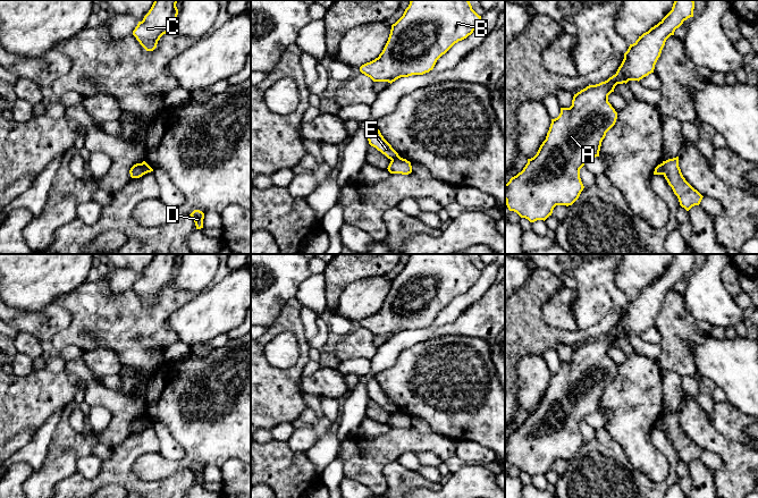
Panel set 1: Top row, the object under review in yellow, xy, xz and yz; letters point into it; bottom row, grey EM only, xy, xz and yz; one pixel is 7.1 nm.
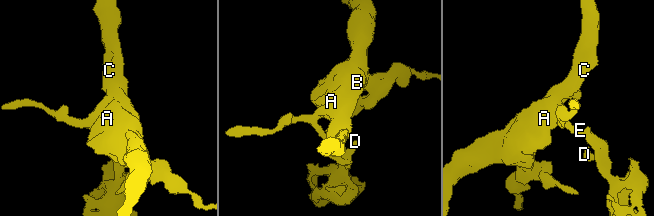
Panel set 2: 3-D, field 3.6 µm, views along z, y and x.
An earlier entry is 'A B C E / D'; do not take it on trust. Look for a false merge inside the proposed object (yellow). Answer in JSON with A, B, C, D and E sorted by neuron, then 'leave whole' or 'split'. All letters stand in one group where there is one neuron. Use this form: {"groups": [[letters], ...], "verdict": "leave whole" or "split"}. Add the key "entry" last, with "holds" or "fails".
{"groups": [["A", "B", "C", "E"], ["D"]], "verdict": "split", "entry": "holds"}

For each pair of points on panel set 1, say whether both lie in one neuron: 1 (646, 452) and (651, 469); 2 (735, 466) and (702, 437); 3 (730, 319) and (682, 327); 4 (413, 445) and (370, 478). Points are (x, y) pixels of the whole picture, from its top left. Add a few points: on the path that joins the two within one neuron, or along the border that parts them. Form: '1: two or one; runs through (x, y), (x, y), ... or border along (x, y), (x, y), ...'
1: one; runs through (646, 456), (651, 464)
2: one; runs through (730, 457), (715, 442), (712, 442)
3: two; border along (684, 307), (695, 318), (705, 320), (710, 326)
4: one; runs through (401, 445), (396, 445), (376, 465)

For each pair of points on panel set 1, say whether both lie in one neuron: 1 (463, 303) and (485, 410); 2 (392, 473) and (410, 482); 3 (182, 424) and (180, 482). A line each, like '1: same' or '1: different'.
1: different
2: same
3: different

